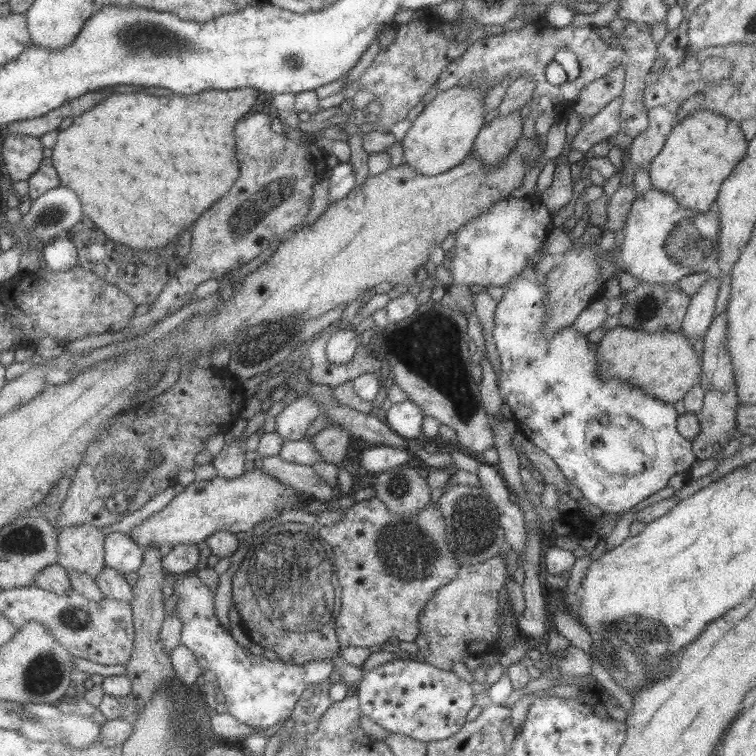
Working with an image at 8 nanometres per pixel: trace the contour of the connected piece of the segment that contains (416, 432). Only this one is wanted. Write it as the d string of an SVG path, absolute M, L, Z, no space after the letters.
M412 400L392 403L391 408L380 413L387 425L401 437L418 438L422 434L425 417L421 408Z

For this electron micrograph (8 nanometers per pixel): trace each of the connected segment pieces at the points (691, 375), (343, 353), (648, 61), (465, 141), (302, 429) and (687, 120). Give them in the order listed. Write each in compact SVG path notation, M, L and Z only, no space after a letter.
M617 325L608 329L602 341L596 344L596 376L606 382L612 378L638 385L642 390L664 402L683 400L701 375L698 354L692 342L681 331L643 331Z
M345 325L341 330L331 334L327 341L327 360L330 363L344 365L350 363L356 355L360 344L367 335L358 334L356 328Z
M638 22L624 28L616 42L616 45L620 46L625 52L625 85L621 94L623 105L621 108L620 133L631 138L637 137L648 128L649 116L647 112L649 108L646 108L643 101L643 96L647 88L645 80L650 76L650 68L652 68L654 61L659 56L652 32L648 28L648 25L646 25L646 23Z
M458 85L440 91L425 105L402 139L404 162L416 173L437 175L458 166L472 151L480 129L485 125L485 94L476 85Z
M303 394L286 407L276 417L276 432L287 440L299 441L306 437L305 432L310 428L321 406L311 394Z
M697 109L677 121L662 150L649 164L652 186L672 194L683 206L705 213L716 204L722 183L744 158L748 145L740 123L713 110Z

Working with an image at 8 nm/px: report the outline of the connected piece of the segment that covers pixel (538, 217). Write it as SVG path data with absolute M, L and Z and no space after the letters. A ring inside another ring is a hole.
M510 196L498 201L488 212L484 212L456 233L455 247L446 263L452 277L452 284L460 284L460 286L468 286L476 290L490 286L508 288L508 282L524 270L528 260L536 256L540 244L551 233L554 228L553 218L554 213L536 198Z

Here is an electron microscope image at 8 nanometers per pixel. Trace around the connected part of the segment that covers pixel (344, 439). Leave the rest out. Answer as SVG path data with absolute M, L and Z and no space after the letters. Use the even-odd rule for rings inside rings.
M332 425L316 433L310 442L316 447L321 462L337 465L346 457L351 437L342 425Z

